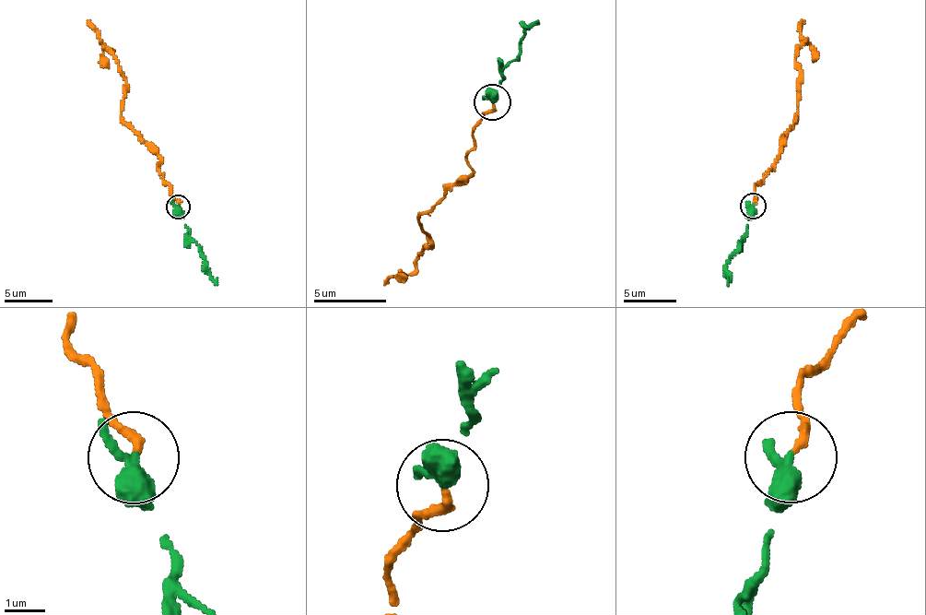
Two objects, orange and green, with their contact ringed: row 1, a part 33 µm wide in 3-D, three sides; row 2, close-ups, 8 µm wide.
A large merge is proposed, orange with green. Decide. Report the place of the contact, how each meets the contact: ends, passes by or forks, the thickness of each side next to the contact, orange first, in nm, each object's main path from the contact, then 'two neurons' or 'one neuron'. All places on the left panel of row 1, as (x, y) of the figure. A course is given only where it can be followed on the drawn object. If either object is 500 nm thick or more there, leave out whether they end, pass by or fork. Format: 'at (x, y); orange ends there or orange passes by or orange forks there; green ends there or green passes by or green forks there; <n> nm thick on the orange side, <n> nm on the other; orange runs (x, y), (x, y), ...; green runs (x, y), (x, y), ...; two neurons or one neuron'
at (178, 206); orange ends there; green passes by; 220 nm thick on the orange side, 320 nm on the other; orange runs (179, 205), (159, 172), (160, 155), (121, 116), (125, 77), (99, 30), (87, 21); green runs (179, 207), (188, 236), (205, 260), (205, 271), (217, 285); two neurons

